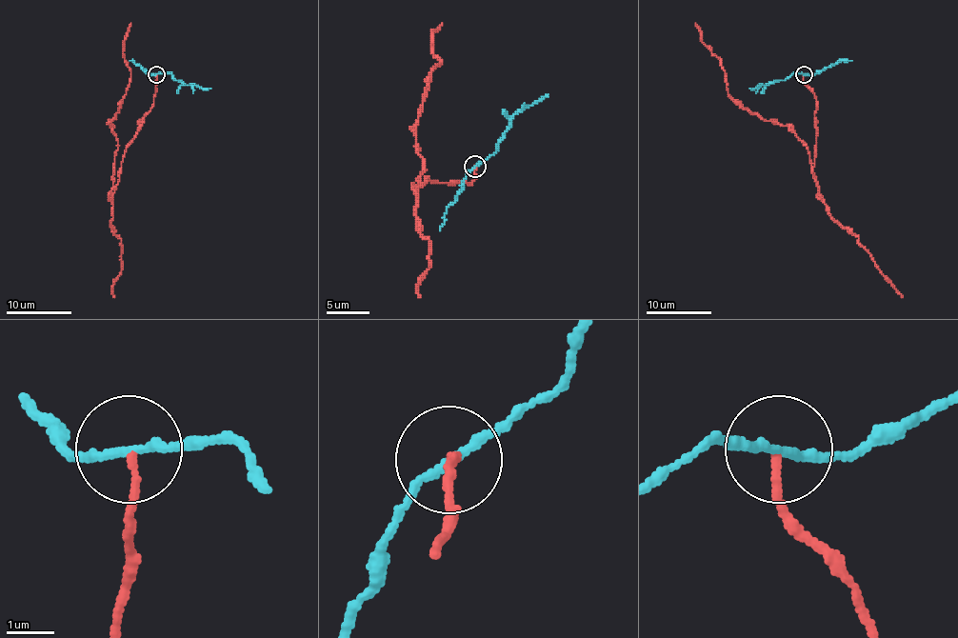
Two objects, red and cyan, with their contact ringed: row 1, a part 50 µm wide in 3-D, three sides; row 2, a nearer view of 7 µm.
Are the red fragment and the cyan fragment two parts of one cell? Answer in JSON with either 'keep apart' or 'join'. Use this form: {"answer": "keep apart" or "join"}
{"answer": "keep apart"}

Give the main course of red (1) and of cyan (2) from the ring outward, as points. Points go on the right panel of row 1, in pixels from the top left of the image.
1: (803, 75), (816, 106), (818, 186), (807, 146), (787, 126), (750, 114), (728, 93), (725, 70), (695, 23)
2: (803, 73), (793, 73), (749, 89)

